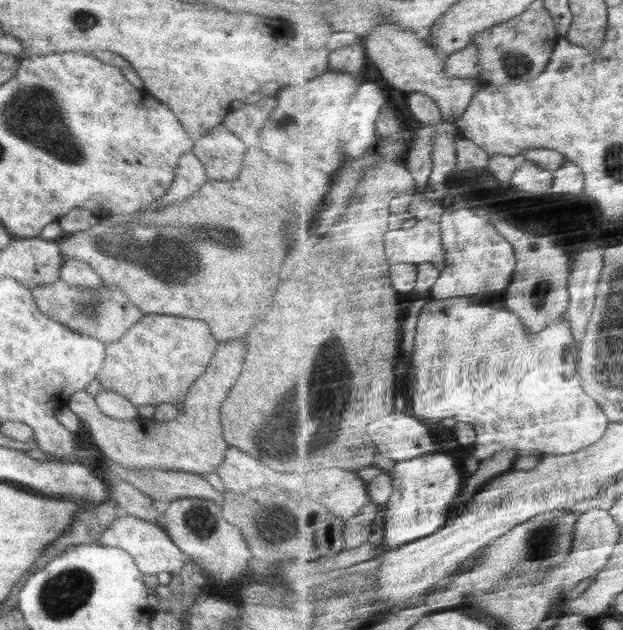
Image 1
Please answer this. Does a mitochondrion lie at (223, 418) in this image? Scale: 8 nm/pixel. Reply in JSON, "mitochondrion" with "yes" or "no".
{"mitochondrion":"no"}

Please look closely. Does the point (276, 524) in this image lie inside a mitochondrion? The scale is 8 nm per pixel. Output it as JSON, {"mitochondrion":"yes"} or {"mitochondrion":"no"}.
{"mitochondrion":"yes"}

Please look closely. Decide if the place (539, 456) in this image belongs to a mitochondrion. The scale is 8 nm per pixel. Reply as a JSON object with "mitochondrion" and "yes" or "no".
{"mitochondrion":"no"}

